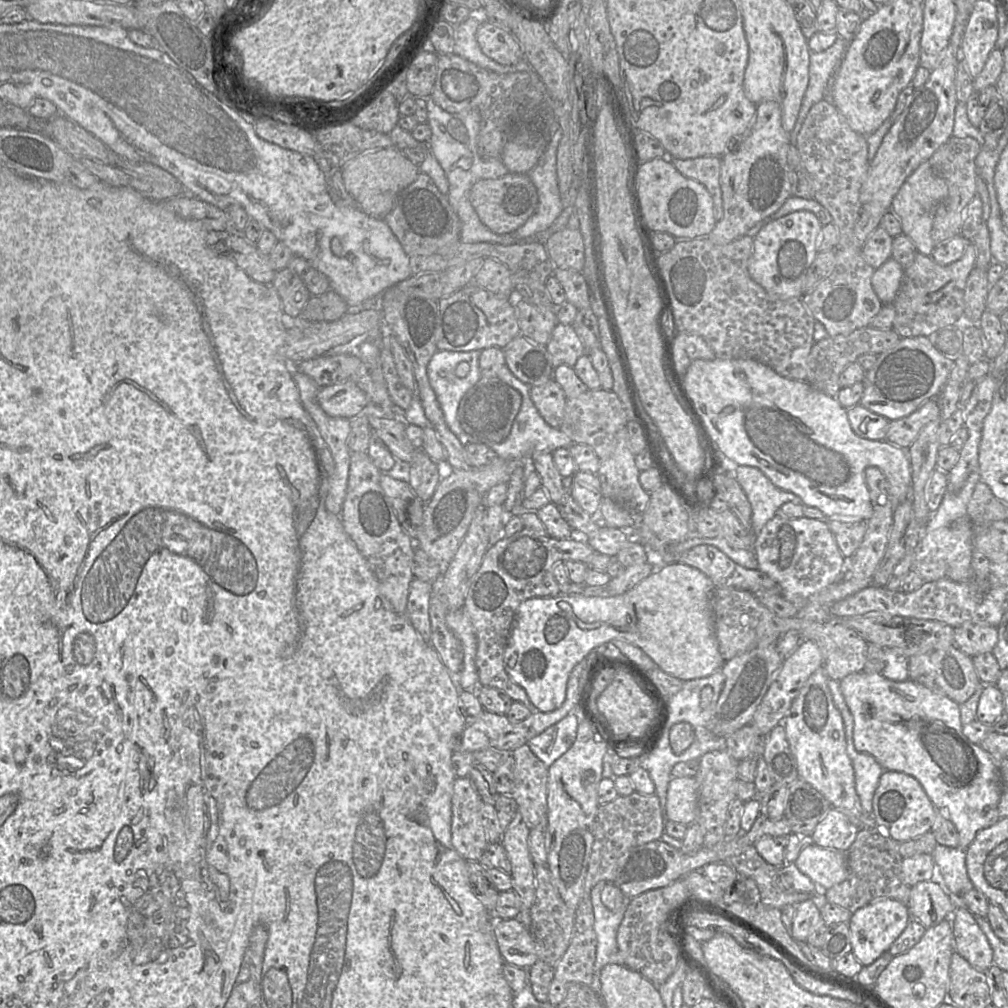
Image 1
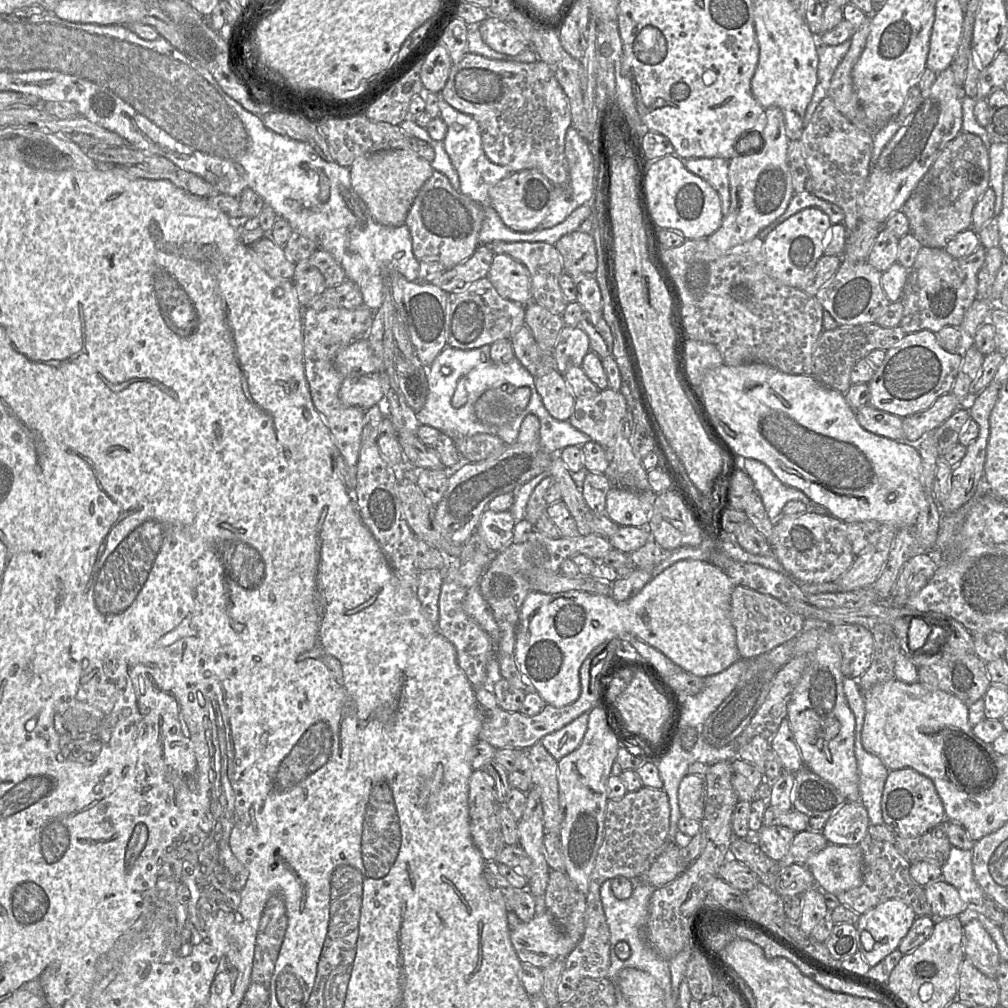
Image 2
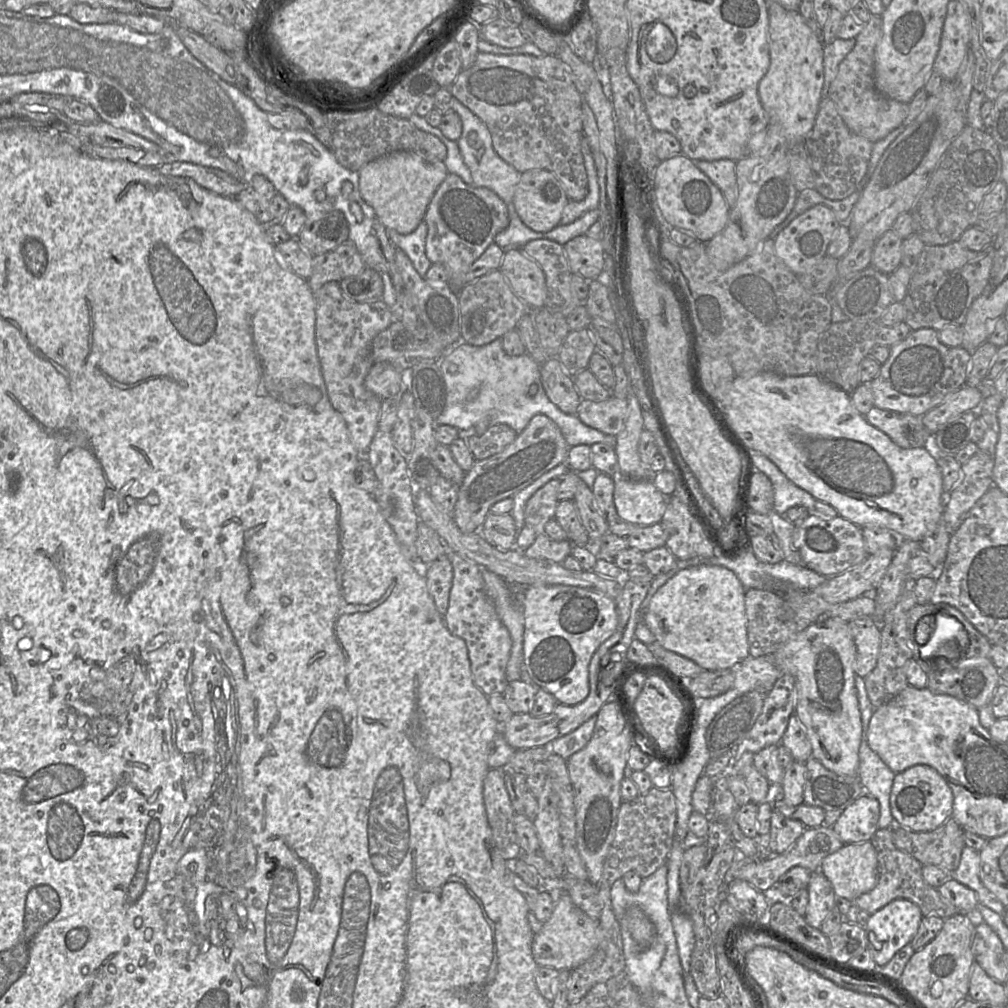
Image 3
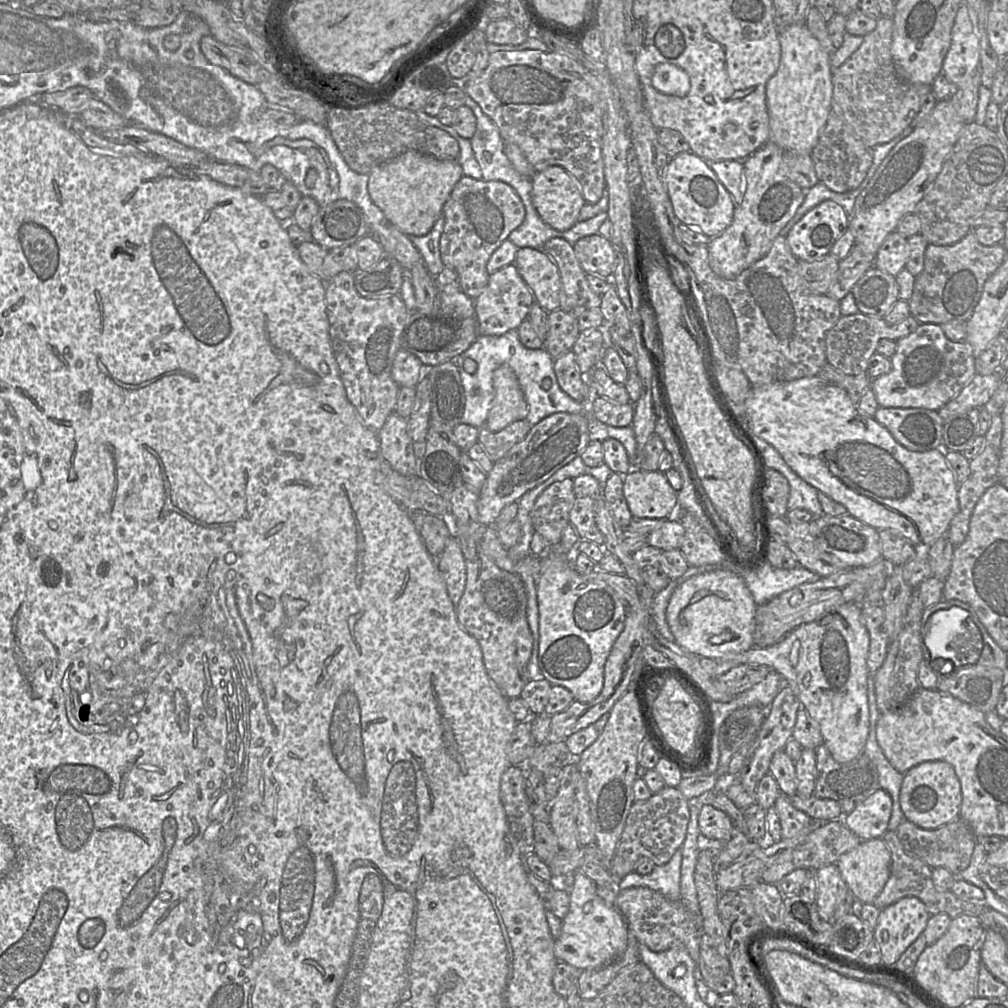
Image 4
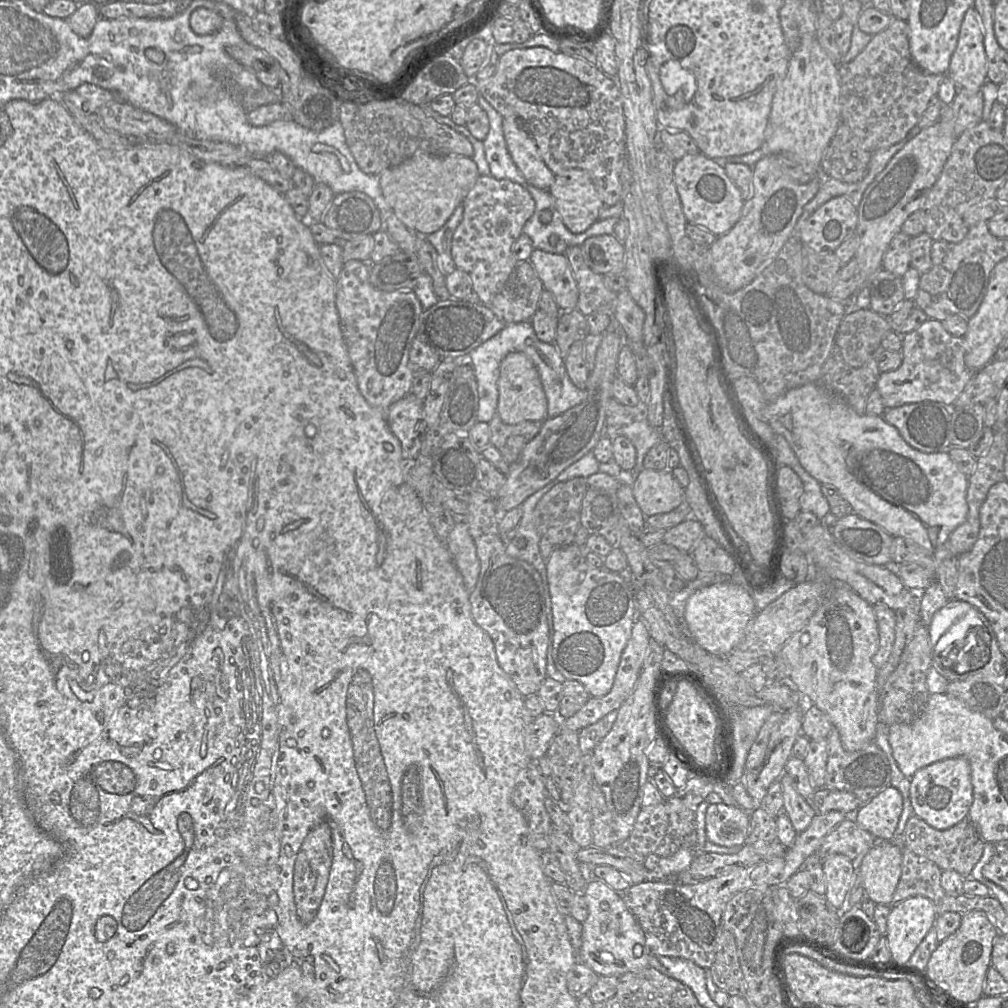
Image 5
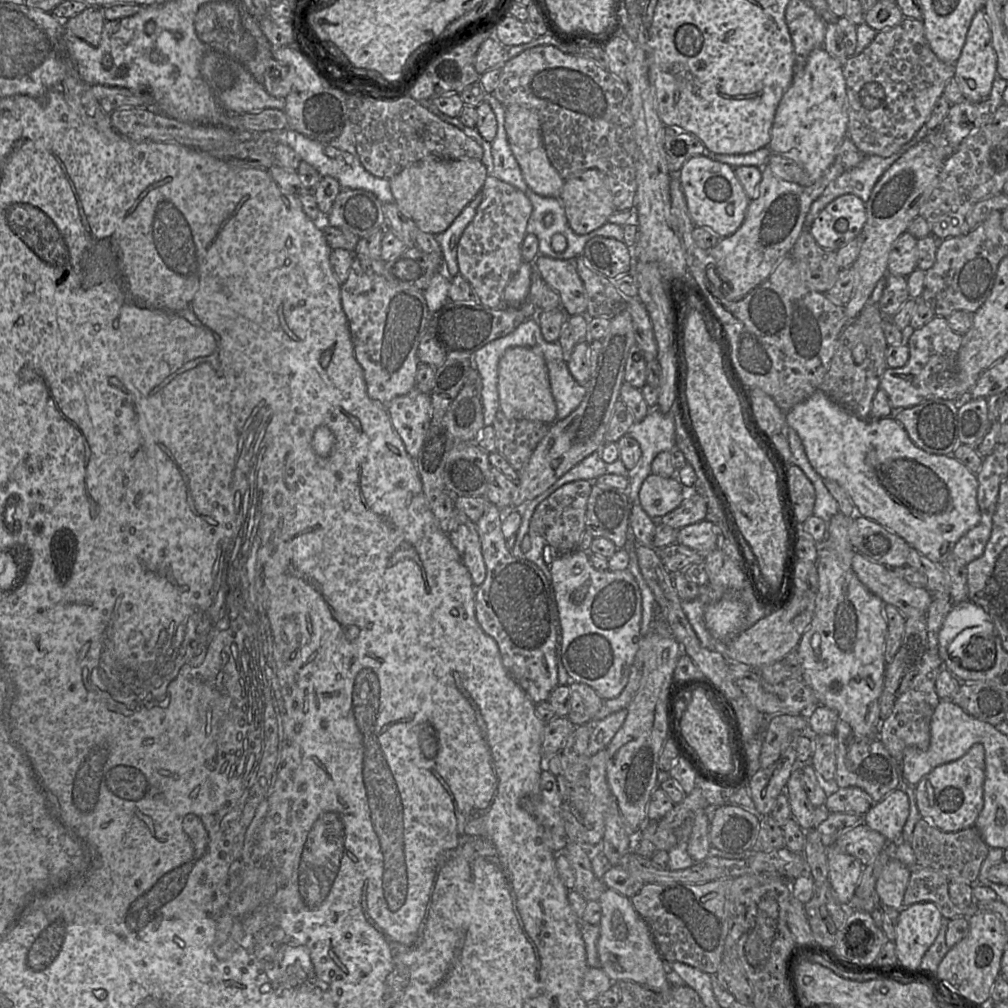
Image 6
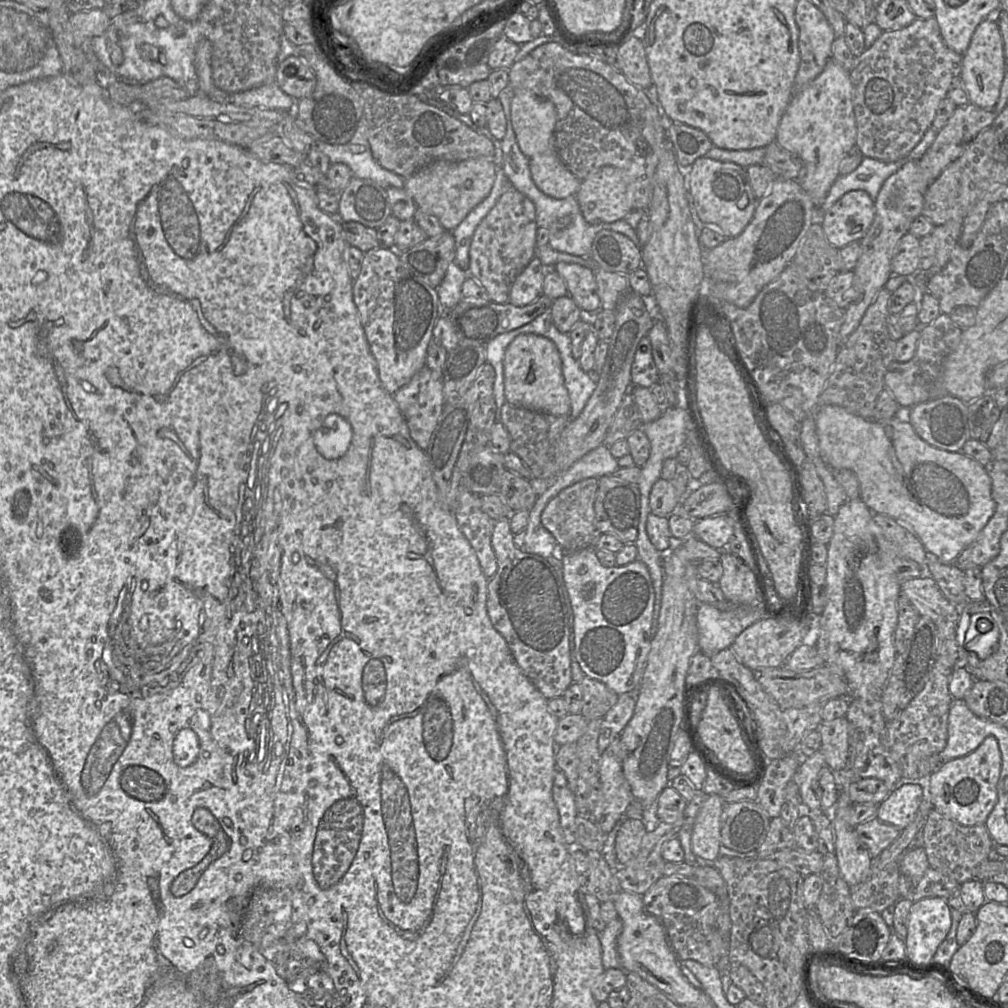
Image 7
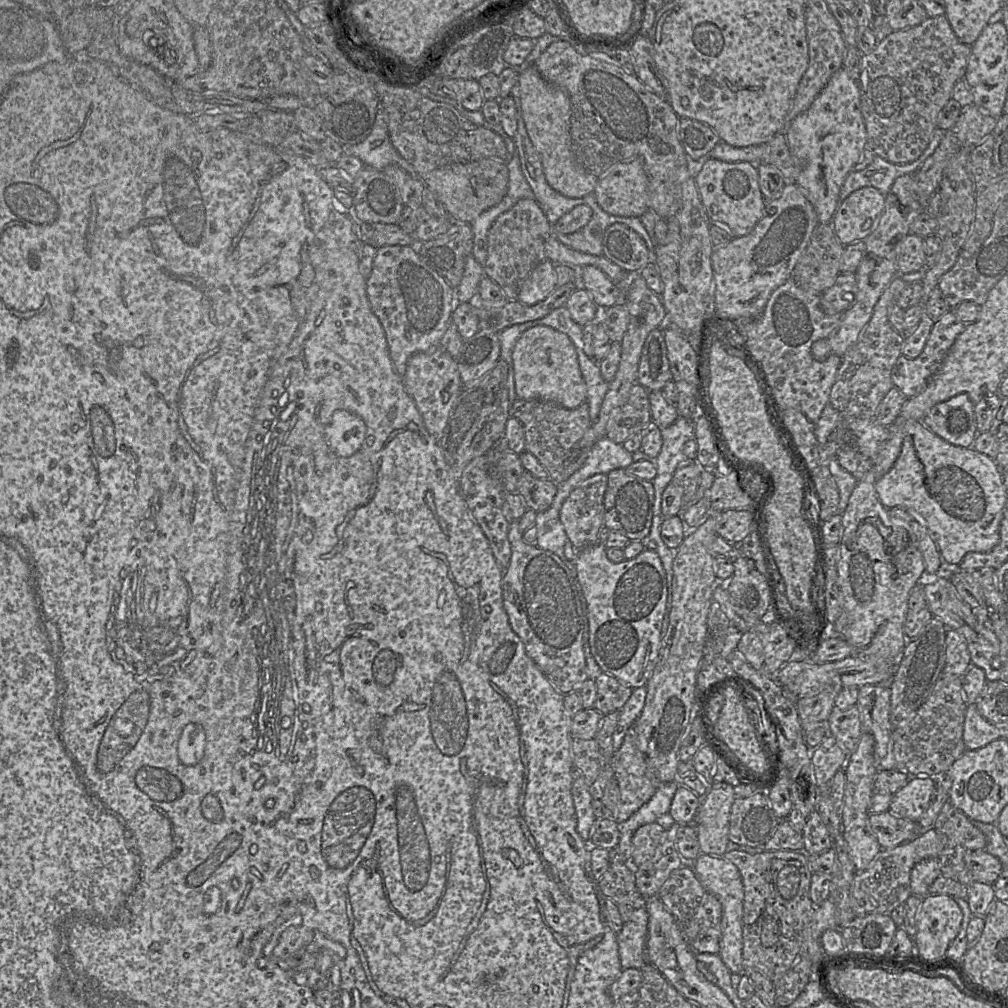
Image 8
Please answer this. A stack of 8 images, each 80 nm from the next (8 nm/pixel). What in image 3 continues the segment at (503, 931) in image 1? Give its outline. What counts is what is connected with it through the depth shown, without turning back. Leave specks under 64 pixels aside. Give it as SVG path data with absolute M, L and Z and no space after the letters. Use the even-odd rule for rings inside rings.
M560 893L551 916L534 935L532 954L538 966L570 971L586 962L594 954L602 940L603 930L598 918L592 918L585 914L573 903L568 893Z

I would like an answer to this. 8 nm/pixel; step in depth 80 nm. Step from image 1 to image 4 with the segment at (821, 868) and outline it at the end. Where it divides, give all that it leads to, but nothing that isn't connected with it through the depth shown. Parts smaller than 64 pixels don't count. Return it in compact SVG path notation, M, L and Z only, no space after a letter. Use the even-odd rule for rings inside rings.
M881 838L861 842L835 862L856 900L872 904L884 888L891 865L890 852Z

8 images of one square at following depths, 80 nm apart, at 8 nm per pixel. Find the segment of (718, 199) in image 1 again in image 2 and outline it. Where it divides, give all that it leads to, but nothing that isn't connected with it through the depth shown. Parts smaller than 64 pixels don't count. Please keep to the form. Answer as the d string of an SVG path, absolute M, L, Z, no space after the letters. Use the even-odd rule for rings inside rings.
M692 158L684 165L693 174L708 182L721 199L721 211L727 215L730 208L729 160L723 158Z

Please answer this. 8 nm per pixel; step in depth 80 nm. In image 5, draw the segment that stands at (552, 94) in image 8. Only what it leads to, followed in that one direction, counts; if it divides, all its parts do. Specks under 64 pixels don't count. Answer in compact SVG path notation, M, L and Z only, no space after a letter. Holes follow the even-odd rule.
M505 118L503 130L508 151L525 180L538 189L548 190L556 175L544 162L535 140L518 125L515 118Z

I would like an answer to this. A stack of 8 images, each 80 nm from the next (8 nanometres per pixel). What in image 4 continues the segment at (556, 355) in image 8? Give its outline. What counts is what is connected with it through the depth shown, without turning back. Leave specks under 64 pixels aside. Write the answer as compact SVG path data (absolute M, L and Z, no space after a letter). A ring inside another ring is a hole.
M501 365L493 372L495 397L485 427L497 432L509 424L525 420L529 407L515 372L508 365Z

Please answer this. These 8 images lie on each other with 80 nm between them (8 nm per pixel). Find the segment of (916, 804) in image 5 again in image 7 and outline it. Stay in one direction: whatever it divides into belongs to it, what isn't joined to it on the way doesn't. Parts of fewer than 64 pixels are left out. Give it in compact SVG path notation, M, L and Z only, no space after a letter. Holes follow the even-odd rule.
M987 737L972 753L942 765L923 782L933 811L963 826L984 825L998 800L1001 768L1001 752L994 737Z

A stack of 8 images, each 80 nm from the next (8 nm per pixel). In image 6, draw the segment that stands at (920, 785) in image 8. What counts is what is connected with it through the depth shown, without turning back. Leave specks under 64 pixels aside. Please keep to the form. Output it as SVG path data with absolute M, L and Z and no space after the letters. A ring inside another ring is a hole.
M897 788L875 803L863 815L863 823L882 834L888 841L901 840L909 811L908 795Z

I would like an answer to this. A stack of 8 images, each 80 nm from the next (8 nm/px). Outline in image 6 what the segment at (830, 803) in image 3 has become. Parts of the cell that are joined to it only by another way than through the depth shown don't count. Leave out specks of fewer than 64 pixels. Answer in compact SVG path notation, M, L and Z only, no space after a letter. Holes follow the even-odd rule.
M839 721L834 734L837 739L837 754L833 780L839 787L858 787L869 794L874 803L900 787L901 764L892 758L884 746L878 729L872 735L856 737L848 723Z

